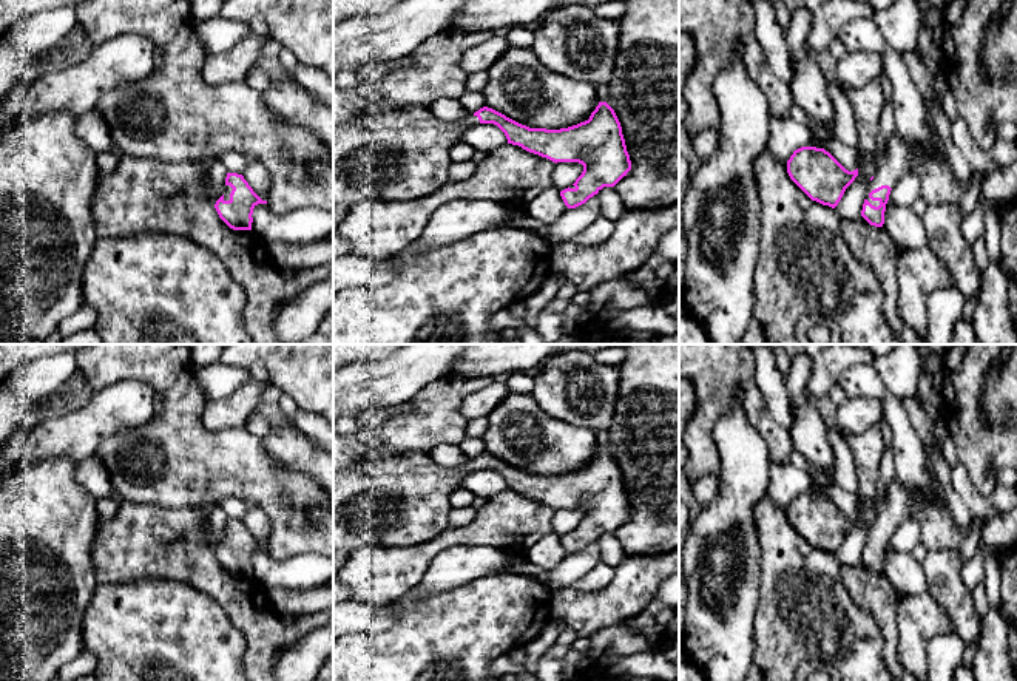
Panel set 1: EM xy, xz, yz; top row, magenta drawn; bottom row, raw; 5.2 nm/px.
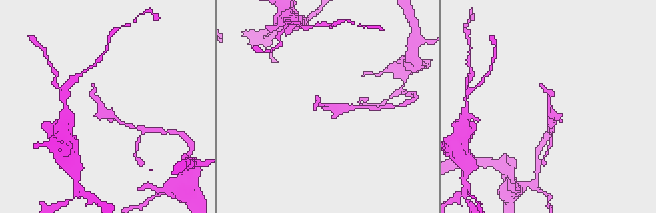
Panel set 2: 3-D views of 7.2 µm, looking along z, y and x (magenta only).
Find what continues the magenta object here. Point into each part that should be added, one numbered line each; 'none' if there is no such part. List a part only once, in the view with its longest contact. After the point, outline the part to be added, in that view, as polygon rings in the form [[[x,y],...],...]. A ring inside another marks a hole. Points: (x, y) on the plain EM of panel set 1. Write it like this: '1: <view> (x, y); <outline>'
1: xz (386, 499); [[[375,449],[353,466],[333,473],[333,579],[363,547],[417,545],[443,533],[449,527],[451,496],[475,469],[480,466],[474,459],[460,466],[443,466],[420,451],[392,454]]]
2: yz (939, 531); [[[897,479],[887,486],[884,503],[869,528],[866,545],[878,553],[880,547],[872,547],[869,539],[881,531],[894,531],[906,520],[917,519],[921,528],[923,544],[929,551],[960,548],[969,530],[961,530],[952,520],[946,503],[931,503],[911,494]]]

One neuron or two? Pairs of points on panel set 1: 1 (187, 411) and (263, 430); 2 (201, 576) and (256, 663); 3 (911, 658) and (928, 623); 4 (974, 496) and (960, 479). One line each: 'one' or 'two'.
1: two
2: one
3: one
4: one

